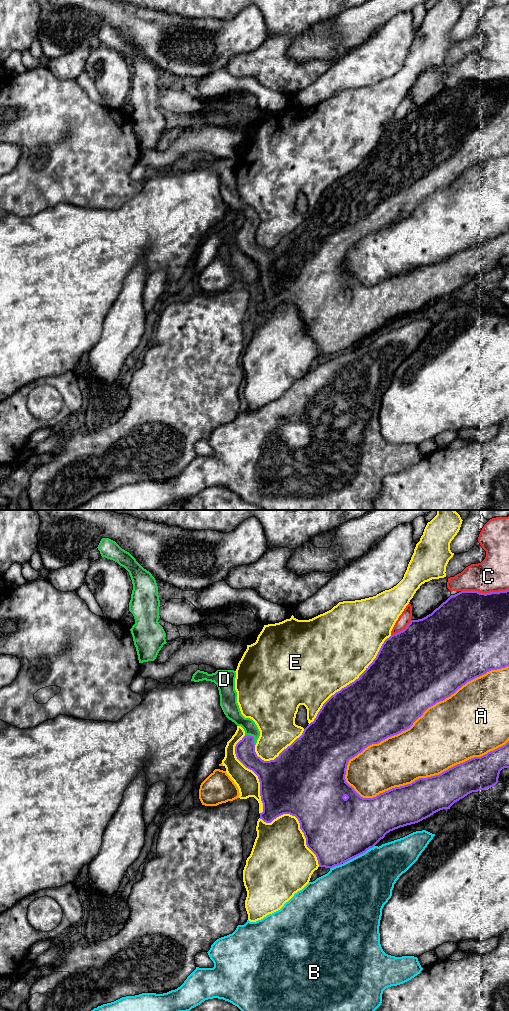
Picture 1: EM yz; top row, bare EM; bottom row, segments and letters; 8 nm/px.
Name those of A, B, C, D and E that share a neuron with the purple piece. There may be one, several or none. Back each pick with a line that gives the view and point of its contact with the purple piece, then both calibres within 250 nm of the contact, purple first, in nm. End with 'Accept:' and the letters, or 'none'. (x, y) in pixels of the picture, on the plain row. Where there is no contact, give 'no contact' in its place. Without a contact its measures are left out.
D: meets purple in yz at (253, 225); 160 nm thick on the purple side, 120 nm on the other
Accept: D

